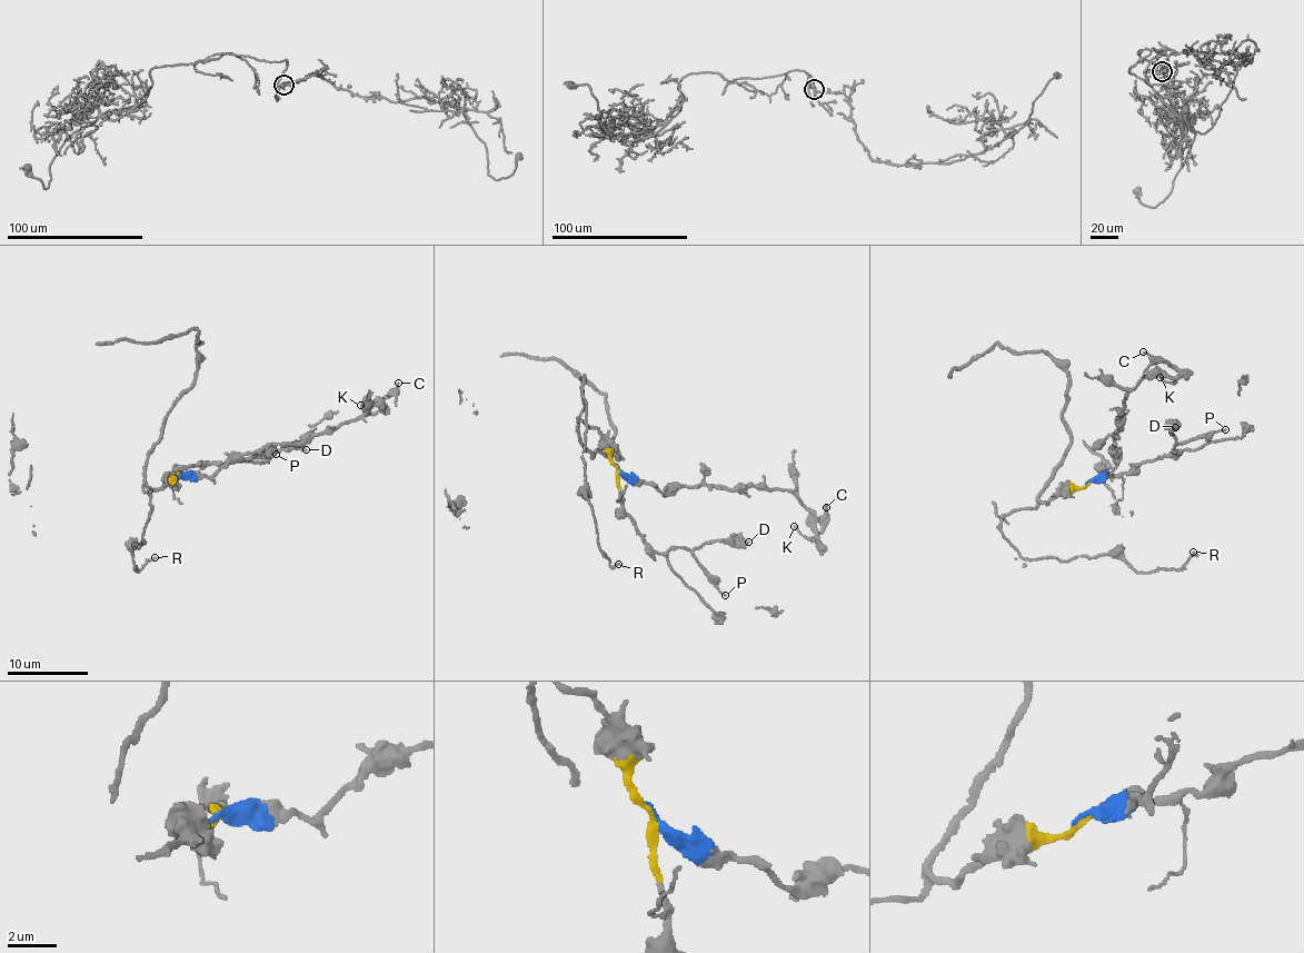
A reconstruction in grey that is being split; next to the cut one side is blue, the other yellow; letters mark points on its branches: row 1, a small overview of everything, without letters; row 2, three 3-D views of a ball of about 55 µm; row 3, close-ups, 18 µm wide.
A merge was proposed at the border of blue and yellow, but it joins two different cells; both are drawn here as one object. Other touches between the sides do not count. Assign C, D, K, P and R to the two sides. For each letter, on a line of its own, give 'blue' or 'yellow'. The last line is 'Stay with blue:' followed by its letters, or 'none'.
C: blue
D: yellow
K: blue
P: yellow
R: yellow
Stay with blue: C, K

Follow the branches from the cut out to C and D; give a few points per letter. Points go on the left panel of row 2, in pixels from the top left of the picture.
C: (178, 477), (213, 476), (246, 453), (306, 444), (315, 435), (330, 433), (381, 407), (398, 383)
D: (178, 477), (187, 466), (220, 465), (270, 449), (307, 450)

